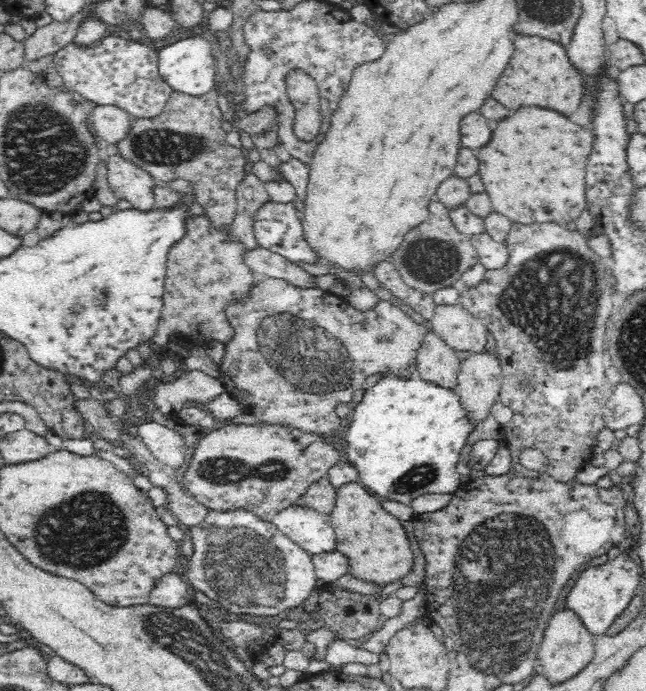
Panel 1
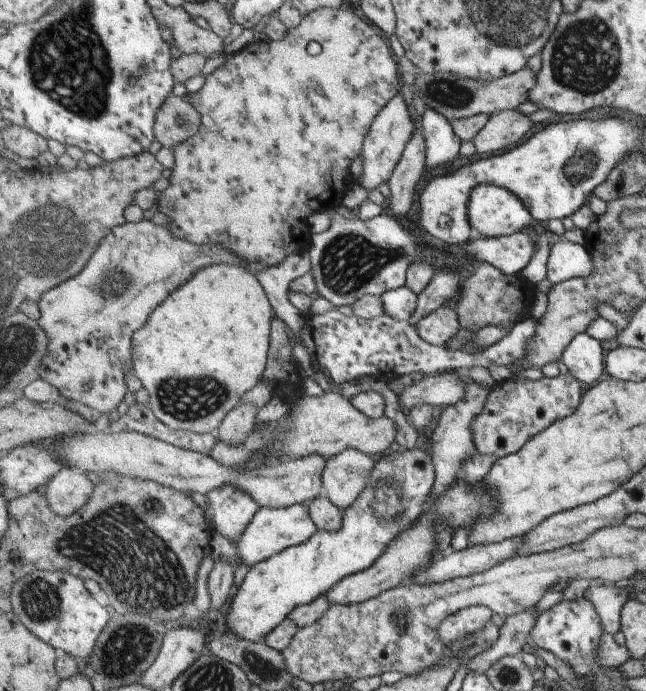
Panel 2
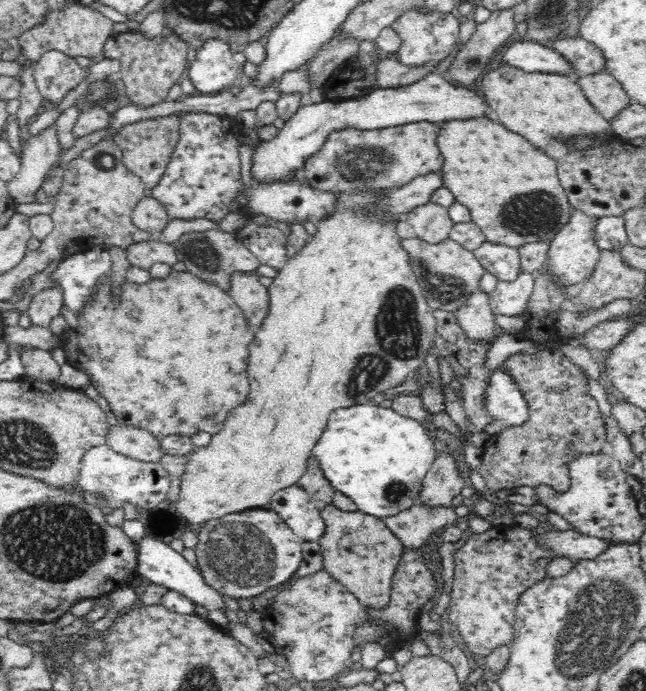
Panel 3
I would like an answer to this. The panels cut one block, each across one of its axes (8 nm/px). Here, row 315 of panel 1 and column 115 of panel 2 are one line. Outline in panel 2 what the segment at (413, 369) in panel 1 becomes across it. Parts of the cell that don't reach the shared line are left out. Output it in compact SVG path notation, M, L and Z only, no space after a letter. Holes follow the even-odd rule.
M144 219L139 223L127 222L122 226L117 226L115 229L112 229L110 233L104 237L102 244L98 247L95 255L91 258L91 262L87 264L87 269L83 270L82 274L76 275L73 279L69 279L68 282L65 282L62 286L57 286L51 292L45 294L43 299L40 299L39 307L42 316L37 322L39 322L40 326L48 333L50 344L48 347L48 354L45 356L41 368L39 368L39 378L54 385L57 390L63 392L64 396L71 401L79 402L79 404L86 405L95 410L96 414L107 414L111 412L111 410L115 410L115 408L123 402L123 398L125 398L125 394L127 394L128 391L126 374L134 374L134 369L132 368L132 339L135 332L140 330L149 321L155 308L165 302L171 294L174 294L175 290L187 285L187 282L190 282L203 268L220 263L238 265L245 269L250 268L245 259L224 245L211 243L197 245L188 242L186 239L176 237L169 227L159 226L159 224L151 222L151 220Z

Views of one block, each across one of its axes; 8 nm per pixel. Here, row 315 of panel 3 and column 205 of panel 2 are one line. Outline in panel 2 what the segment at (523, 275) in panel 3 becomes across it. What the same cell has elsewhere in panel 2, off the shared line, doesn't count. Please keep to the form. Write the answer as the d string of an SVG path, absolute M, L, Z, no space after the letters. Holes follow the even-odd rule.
M230 485L205 496L207 505L201 510L206 520L229 540L238 540L262 508L249 494Z

